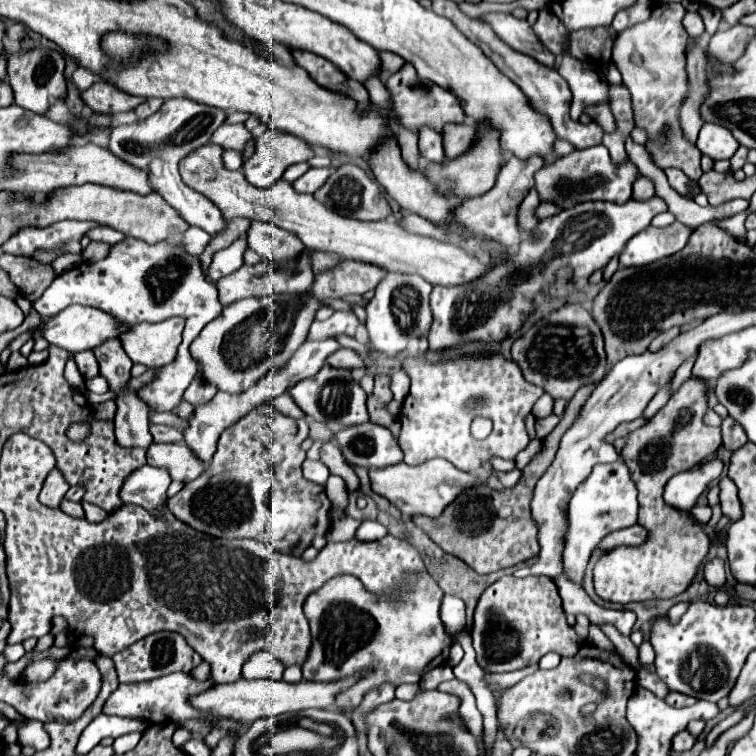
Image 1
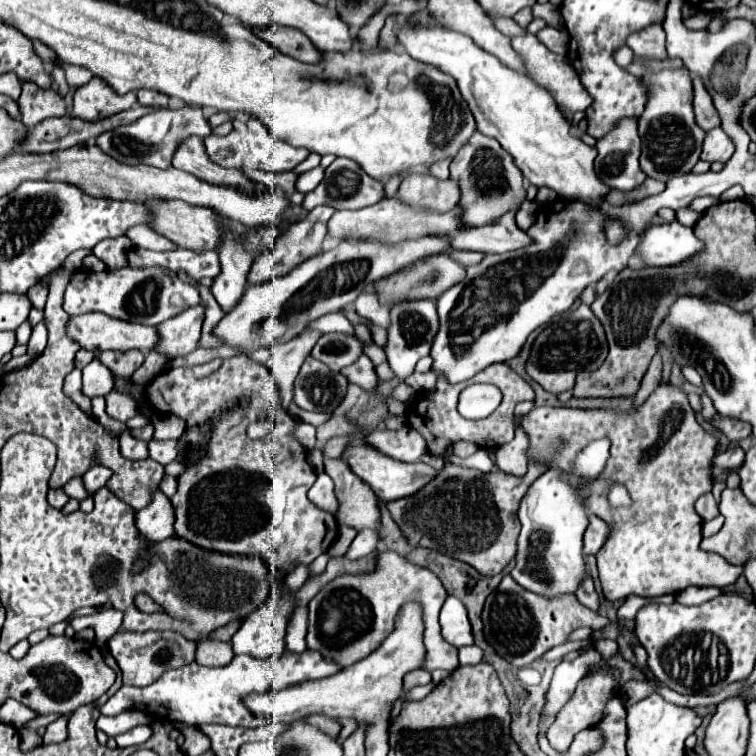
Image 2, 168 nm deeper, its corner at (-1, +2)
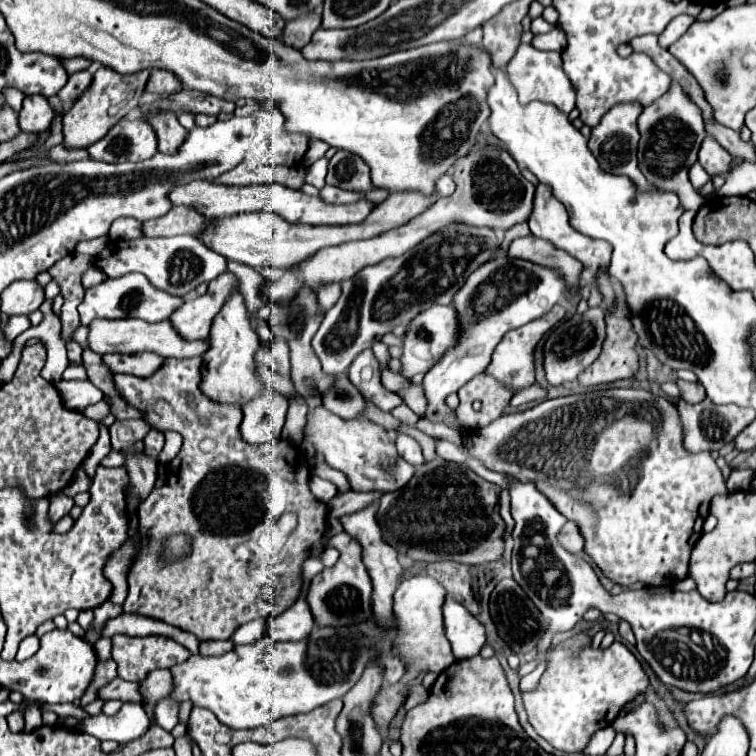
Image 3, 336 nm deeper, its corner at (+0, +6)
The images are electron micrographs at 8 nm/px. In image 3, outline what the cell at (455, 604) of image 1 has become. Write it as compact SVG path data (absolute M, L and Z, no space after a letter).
M447 598L443 604L443 622L445 636L451 642L457 660L467 660L479 654L481 646L485 644L485 630L463 604Z

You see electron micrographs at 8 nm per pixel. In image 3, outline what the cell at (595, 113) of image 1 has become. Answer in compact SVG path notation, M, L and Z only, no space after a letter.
M521 44L515 52L515 56L509 60L507 72L509 72L511 84L515 86L515 90L519 94L519 100L523 104L527 104L531 100L541 100L541 102L555 104L559 110L563 110L567 114L575 108L577 90L573 88L571 80L563 72L559 52L541 52L541 50L535 50L531 44Z

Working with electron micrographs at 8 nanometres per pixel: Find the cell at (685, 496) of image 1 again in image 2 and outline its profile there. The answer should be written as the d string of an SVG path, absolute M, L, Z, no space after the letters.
M740 444L730 446L728 450L716 454L716 458L714 458L714 466L722 466L722 468L726 468L726 470L740 468L742 462L744 462L744 450L740 448Z

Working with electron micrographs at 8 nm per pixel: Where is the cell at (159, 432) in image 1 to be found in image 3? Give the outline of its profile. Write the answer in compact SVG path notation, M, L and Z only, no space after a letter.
M123 420L115 422L109 432L111 432L111 446L113 450L131 450L137 440L143 440L151 426L147 426L145 420Z

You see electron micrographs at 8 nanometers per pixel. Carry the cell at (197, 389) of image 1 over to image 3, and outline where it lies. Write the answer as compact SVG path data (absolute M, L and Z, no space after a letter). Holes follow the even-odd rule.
M167 358L165 364L151 374L151 378L135 378L131 374L115 374L115 384L123 398L139 408L145 420L159 430L175 430L183 436L179 456L169 462L169 474L163 488L155 488L139 506L139 526L147 534L139 560L129 572L129 594L123 602L123 612L159 618L167 624L179 626L195 634L199 640L229 640L231 634L245 622L255 618L269 618L289 608L301 590L301 568L327 532L327 522L317 522L315 514L321 502L309 488L309 466L293 444L281 442L277 446L251 446L243 442L239 426L243 420L241 406L219 404L207 398L201 390L203 358ZM285 512L299 514L299 524L279 548L273 546L271 524L279 522ZM321 528L321 532L319 532ZM169 536L191 536L191 554L163 566L161 552ZM247 542L247 550L239 550Z

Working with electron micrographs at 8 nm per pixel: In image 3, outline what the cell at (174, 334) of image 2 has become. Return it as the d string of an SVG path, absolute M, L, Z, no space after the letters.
M225 272L209 282L209 288L203 296L197 296L193 300L189 298L181 308L177 308L169 320L179 336L187 340L205 340L209 336L213 316L221 310L223 302L235 290L235 284L237 278L231 272Z

